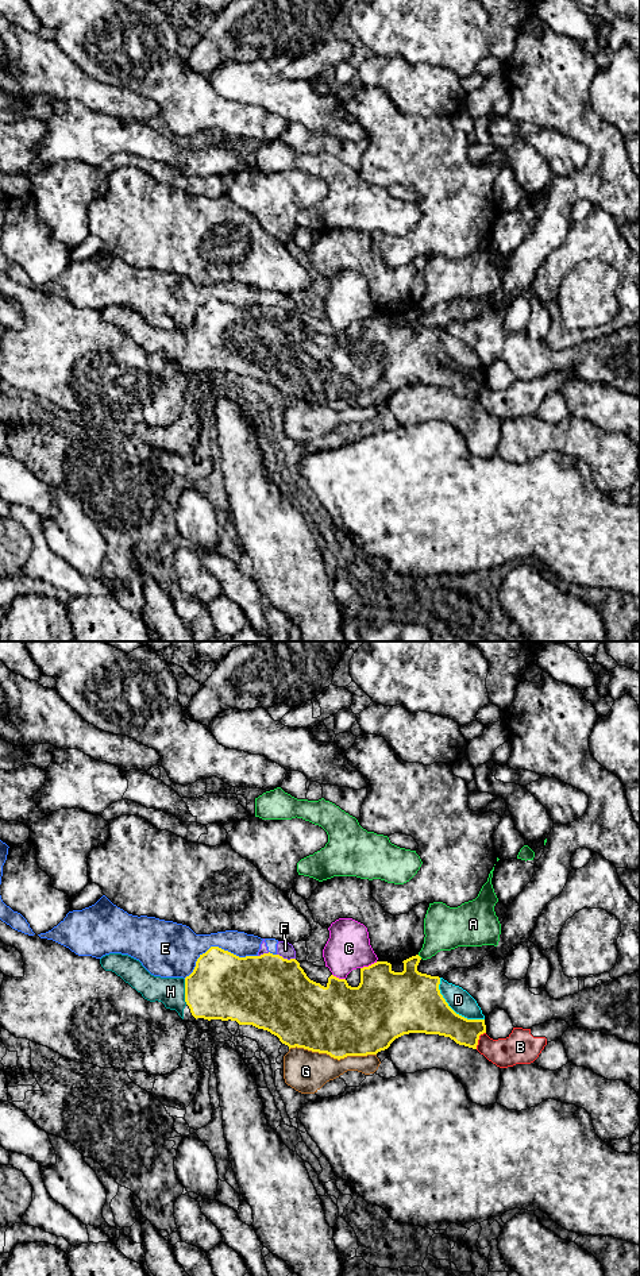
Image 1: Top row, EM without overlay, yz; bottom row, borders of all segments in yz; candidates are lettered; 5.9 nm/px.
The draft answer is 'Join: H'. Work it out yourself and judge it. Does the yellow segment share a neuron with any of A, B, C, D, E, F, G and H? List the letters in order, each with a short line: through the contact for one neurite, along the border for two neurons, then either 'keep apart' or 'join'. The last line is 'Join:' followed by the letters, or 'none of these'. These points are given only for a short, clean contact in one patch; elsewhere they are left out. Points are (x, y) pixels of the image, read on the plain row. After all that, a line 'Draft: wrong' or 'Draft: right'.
A: yz (417, 307), (421, 309) | keep apart
B: keep apart
C: keep apart
D: keep apart
E: keep apart
F: keep apart
G: keep apart
H: yz (223, 338), (212, 343), (185, 343), (170, 343) | join
Join: H
Draft: right

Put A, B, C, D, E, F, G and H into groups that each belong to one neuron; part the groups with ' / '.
A / B G / C / D / E F / H

